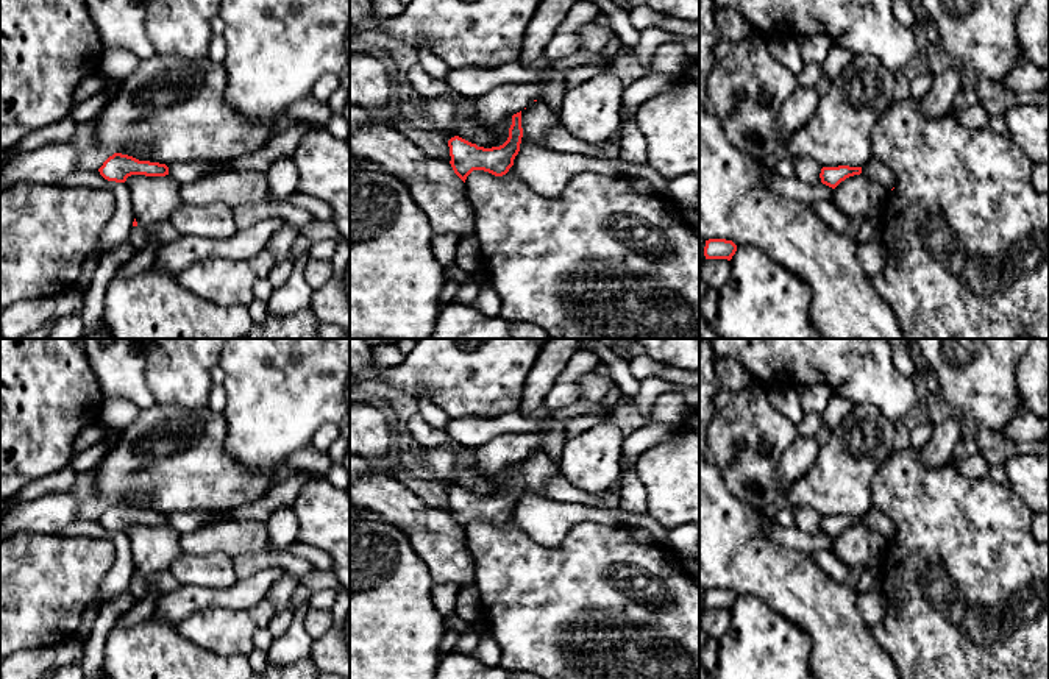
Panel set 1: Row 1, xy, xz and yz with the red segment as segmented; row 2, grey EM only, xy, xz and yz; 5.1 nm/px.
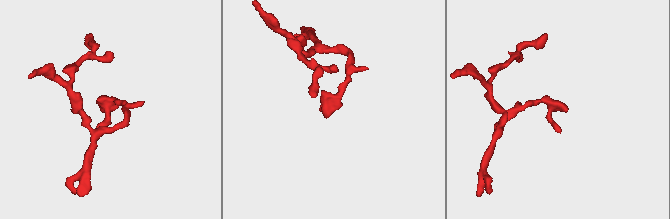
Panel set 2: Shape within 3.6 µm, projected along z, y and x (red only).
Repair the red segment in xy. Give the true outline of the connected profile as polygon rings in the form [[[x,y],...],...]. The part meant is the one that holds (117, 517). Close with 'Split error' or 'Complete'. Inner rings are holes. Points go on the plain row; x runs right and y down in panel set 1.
[[[114,503],[98,518],[100,524],[108,531],[125,532],[131,524],[165,526],[169,517],[159,512],[139,510],[133,506]]]. Complete

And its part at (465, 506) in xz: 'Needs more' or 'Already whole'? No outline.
Already whole

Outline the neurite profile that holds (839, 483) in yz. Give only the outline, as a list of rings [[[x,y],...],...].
[[[859,404],[832,431],[829,440],[818,446],[810,470],[785,492],[788,506],[807,506],[821,517],[862,517],[873,509],[871,482],[879,467],[891,454],[896,423],[888,420],[877,406]]]

